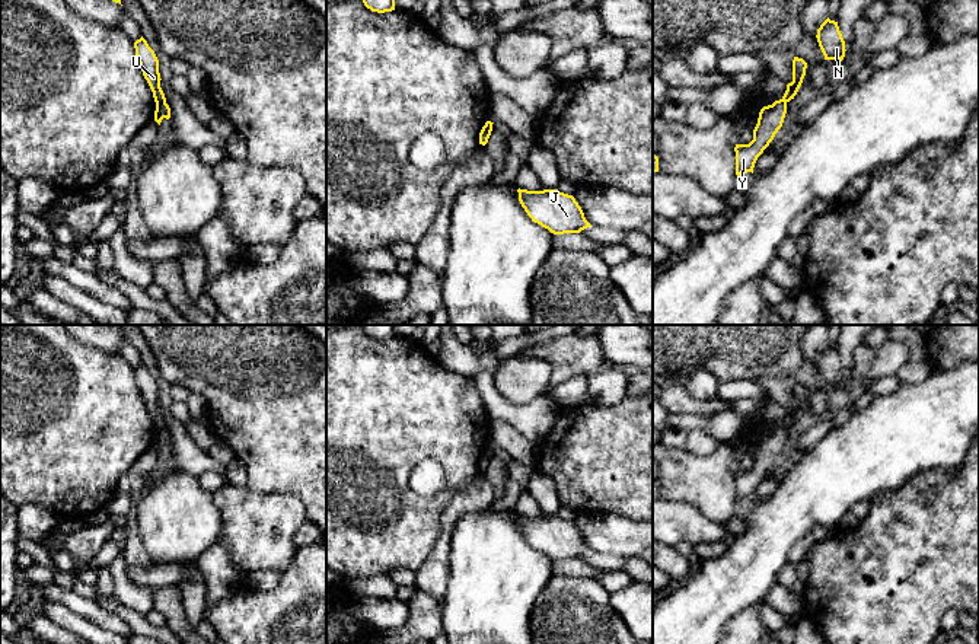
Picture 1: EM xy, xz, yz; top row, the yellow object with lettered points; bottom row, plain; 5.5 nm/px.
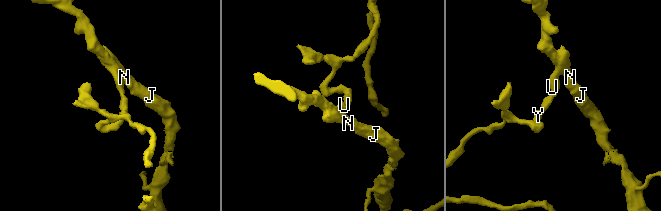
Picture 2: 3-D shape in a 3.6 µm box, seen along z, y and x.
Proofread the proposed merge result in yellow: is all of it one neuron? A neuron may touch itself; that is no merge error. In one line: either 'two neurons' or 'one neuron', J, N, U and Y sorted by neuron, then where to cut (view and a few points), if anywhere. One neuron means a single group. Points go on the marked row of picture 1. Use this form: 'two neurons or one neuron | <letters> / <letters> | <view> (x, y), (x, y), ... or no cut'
two neurons | J N U / Y | xy (165, 99), (156, 105)

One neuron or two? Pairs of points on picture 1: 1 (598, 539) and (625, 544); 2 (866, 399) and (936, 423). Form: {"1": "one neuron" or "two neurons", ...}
{"1": "one neuron", "2": "two neurons"}

